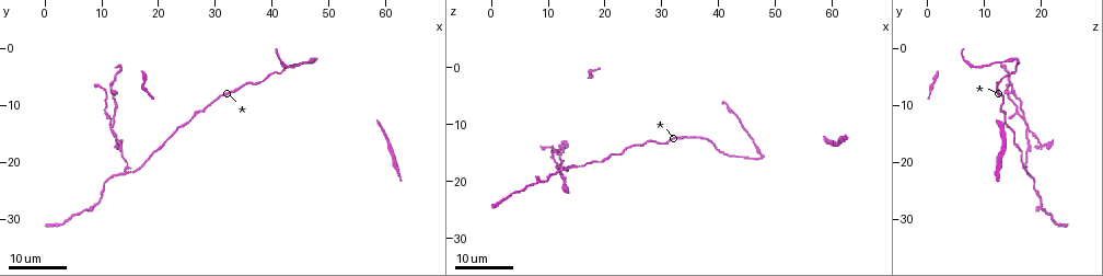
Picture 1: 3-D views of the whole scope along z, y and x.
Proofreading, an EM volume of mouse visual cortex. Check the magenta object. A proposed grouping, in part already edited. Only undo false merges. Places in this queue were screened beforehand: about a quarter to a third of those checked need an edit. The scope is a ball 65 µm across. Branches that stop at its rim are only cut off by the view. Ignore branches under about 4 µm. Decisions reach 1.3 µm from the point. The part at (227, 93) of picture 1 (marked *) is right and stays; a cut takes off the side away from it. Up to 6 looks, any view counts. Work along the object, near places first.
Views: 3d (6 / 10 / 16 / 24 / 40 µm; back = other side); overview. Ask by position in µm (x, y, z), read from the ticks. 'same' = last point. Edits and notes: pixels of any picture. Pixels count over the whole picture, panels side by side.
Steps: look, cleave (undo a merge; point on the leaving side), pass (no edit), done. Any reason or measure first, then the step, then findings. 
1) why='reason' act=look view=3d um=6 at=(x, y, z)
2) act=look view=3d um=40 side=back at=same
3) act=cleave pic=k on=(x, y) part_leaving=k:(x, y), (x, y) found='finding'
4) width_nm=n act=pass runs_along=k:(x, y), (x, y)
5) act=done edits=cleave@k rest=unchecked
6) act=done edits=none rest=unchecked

why='three arms meet' act=look view=3d um=16 at=(14.0, 22.0, 17.5)

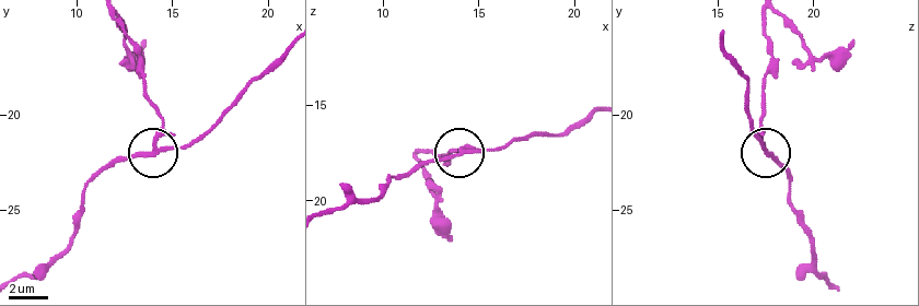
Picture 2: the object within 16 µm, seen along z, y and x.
act=look view=3d um=10 at=(13.9, 21.8, 17.4)

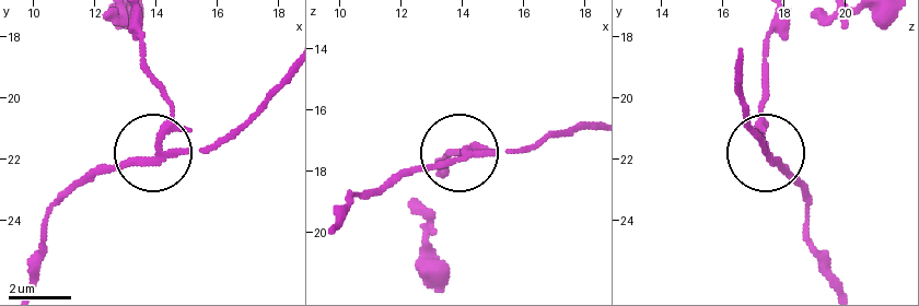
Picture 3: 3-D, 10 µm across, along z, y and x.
act=cleave pic=3 on=(172, 106) part_leaving=3:(162, 149), (170, 104), (149, 66), (139, 19) found='a second neuron is stuck on'

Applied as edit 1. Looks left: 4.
act=look view=overview

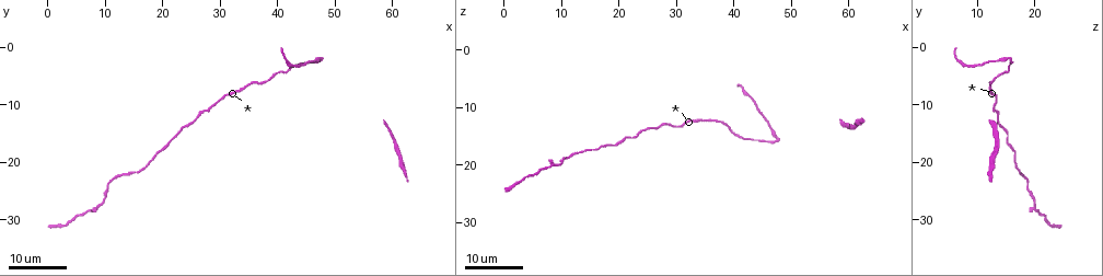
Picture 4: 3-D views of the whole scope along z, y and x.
why='side arm on a straight run' act=look view=3d um=24 at=(8.0, 28.5, 20.5)

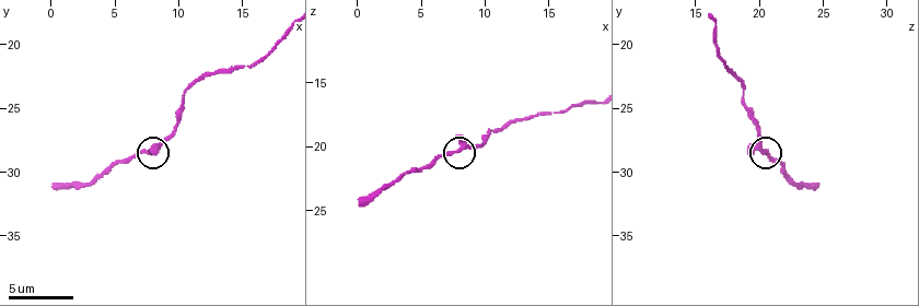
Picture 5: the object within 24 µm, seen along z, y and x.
why='closer look' act=look view=3d um=6 at=(7.8, 28.4, 20.4)

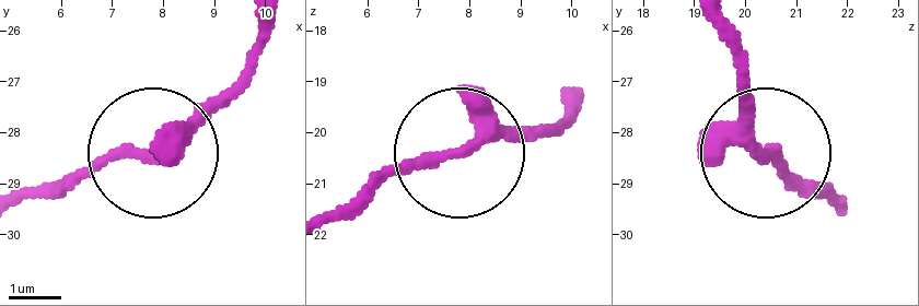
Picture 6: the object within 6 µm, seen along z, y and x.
width_nm=190 act=pass runs_along=6:(577, 96), (551, 126), (394, 165), (359, 191) found='all the same neuron'

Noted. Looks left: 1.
act=done edits=cleave@3 rest=unchecked

